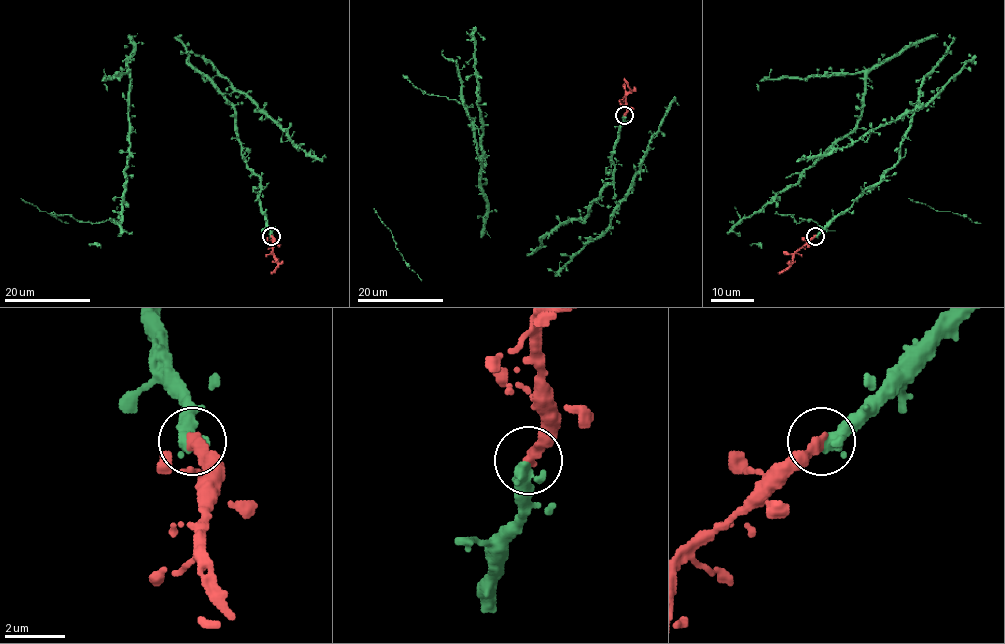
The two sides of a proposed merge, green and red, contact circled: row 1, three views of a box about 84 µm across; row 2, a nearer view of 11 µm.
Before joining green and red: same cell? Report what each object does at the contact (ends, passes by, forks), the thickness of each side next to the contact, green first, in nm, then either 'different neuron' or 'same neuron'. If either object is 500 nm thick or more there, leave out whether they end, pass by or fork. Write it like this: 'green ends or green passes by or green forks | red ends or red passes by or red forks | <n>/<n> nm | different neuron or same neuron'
green ends | red ends | 480/400 nm | same neuron

